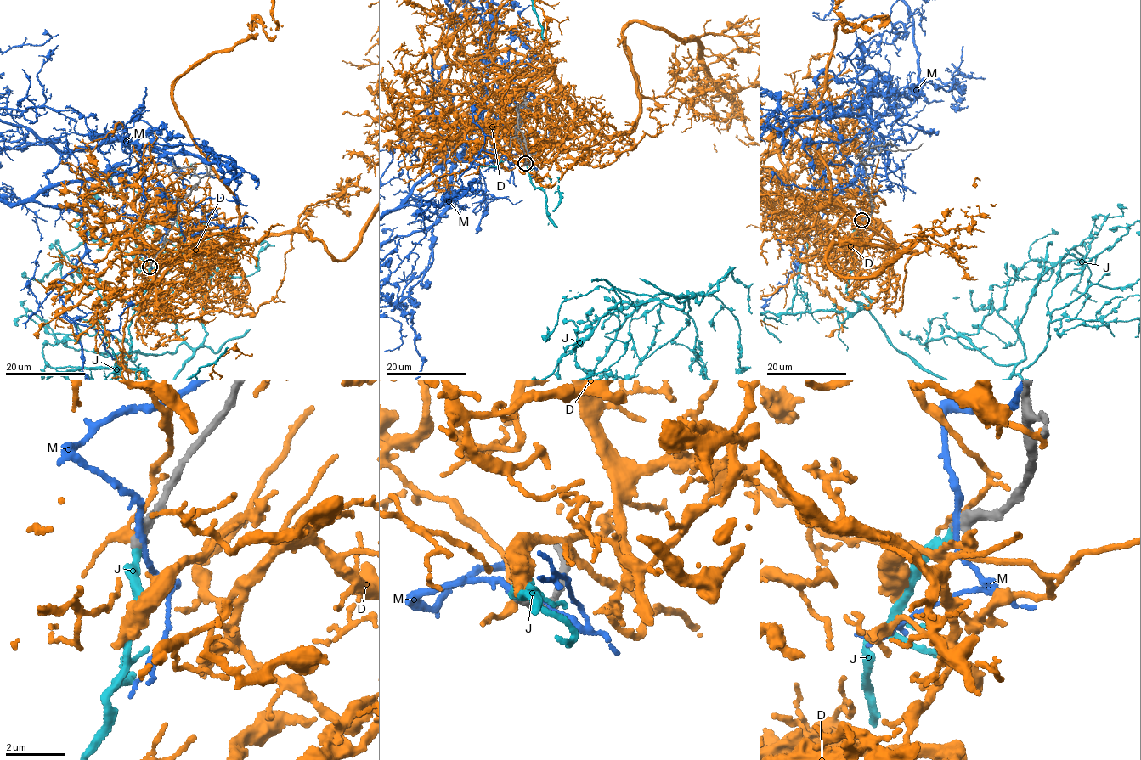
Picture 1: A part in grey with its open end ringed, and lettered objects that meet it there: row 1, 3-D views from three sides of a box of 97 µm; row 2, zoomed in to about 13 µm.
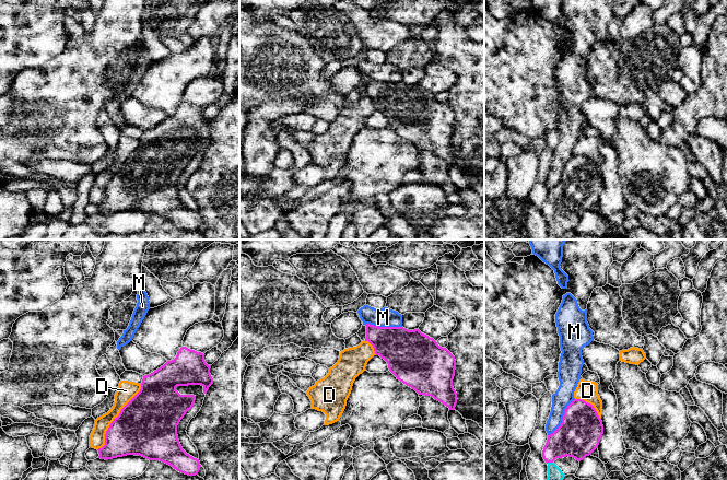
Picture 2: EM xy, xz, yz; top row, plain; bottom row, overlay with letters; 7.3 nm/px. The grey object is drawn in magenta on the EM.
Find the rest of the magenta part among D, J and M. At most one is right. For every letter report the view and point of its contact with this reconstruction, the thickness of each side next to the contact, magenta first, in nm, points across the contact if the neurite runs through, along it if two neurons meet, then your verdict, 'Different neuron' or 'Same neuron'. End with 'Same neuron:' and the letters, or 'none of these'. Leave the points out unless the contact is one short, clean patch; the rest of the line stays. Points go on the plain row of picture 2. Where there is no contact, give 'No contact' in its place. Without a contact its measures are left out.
D: Touches magenta at xy (115, 173). Thickness 440 nm (magenta) against 140 nm. Different neuron
J: Touches magenta at yz (549, 217). Thickness 280 nm (magenta) against 120 nm. Path across: yz (574, 194), (566, 196), (549, 217), (555, 231). Same neuron
M: Touches magenta at yz (563, 173). Thickness 320 nm (magenta) against 140 nm. Different neuron
Same neuron: J

